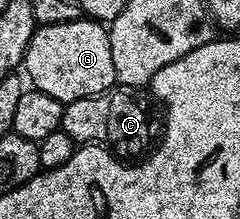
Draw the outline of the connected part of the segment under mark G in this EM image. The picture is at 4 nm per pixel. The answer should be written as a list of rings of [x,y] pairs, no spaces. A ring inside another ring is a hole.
[[[83,16],[51,26],[38,26],[26,49],[25,77],[35,90],[63,104],[102,94],[115,85],[110,31],[103,23]]]

